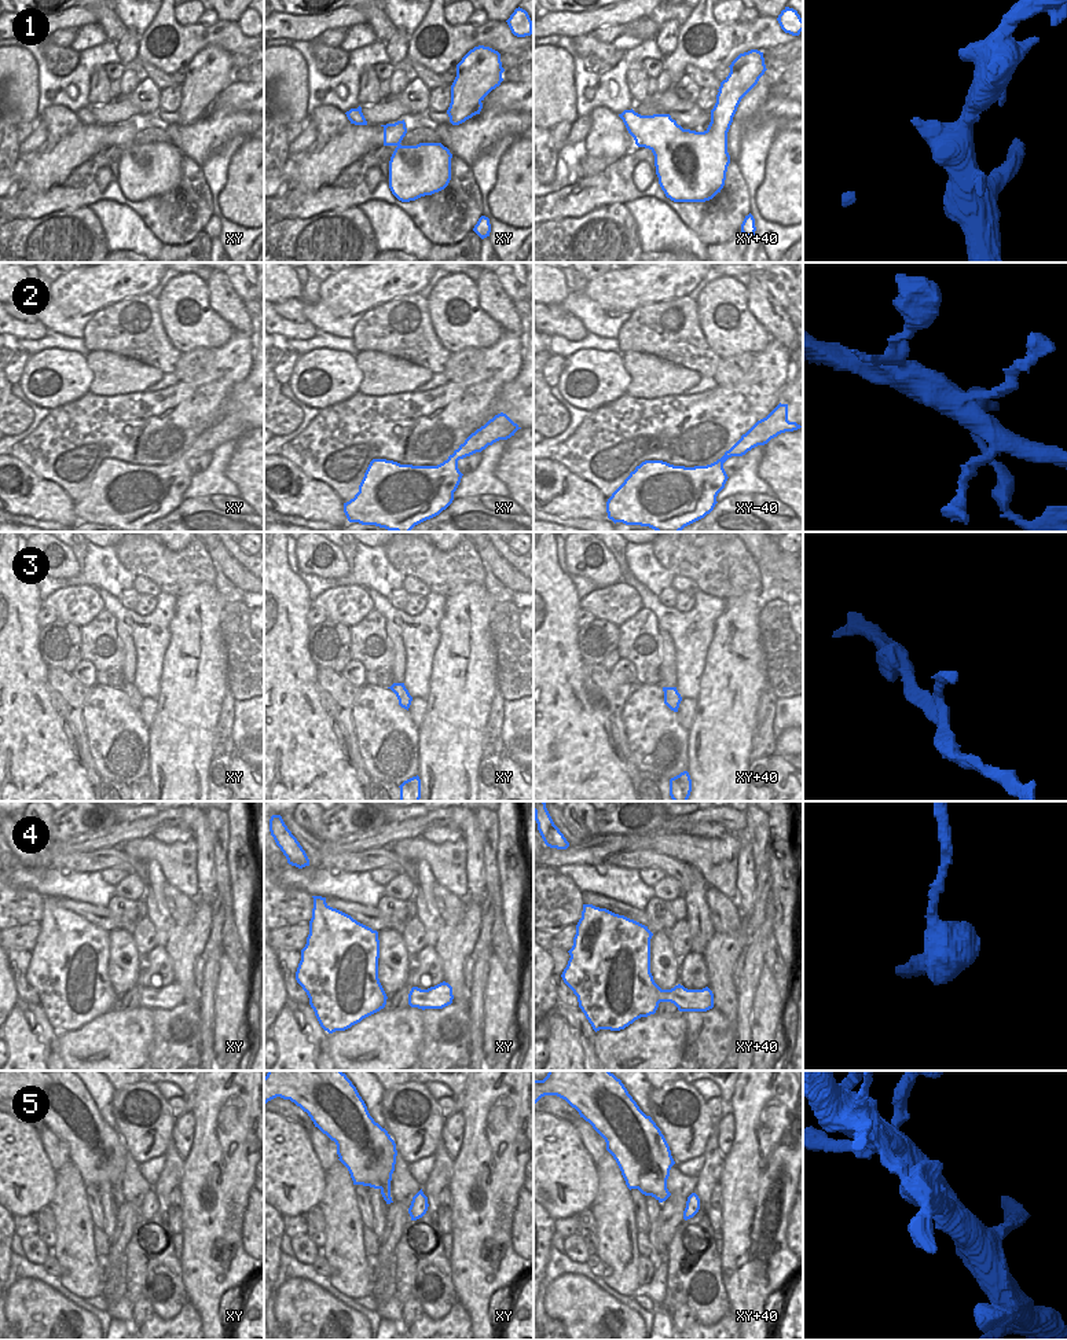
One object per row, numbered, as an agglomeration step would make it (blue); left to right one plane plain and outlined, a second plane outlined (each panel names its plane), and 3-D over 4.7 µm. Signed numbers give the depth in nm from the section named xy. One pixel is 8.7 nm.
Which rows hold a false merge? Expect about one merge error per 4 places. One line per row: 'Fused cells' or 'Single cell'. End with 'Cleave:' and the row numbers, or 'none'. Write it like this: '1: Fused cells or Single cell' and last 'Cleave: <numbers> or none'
1: Single cell
2: Single cell
3: Single cell
4: Single cell
5: Single cell
Cleave: none

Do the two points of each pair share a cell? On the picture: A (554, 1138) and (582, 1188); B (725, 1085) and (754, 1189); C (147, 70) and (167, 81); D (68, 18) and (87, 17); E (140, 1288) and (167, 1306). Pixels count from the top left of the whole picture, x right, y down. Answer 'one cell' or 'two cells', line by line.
A: one cell
B: two cells
C: one cell
D: one cell
E: one cell

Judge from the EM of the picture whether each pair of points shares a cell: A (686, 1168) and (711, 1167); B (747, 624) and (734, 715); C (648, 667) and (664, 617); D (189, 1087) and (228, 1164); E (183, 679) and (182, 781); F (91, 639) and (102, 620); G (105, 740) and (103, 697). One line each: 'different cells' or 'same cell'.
A: different cells
B: same cell
C: different cells
D: different cells
E: same cell
F: same cell
G: same cell

